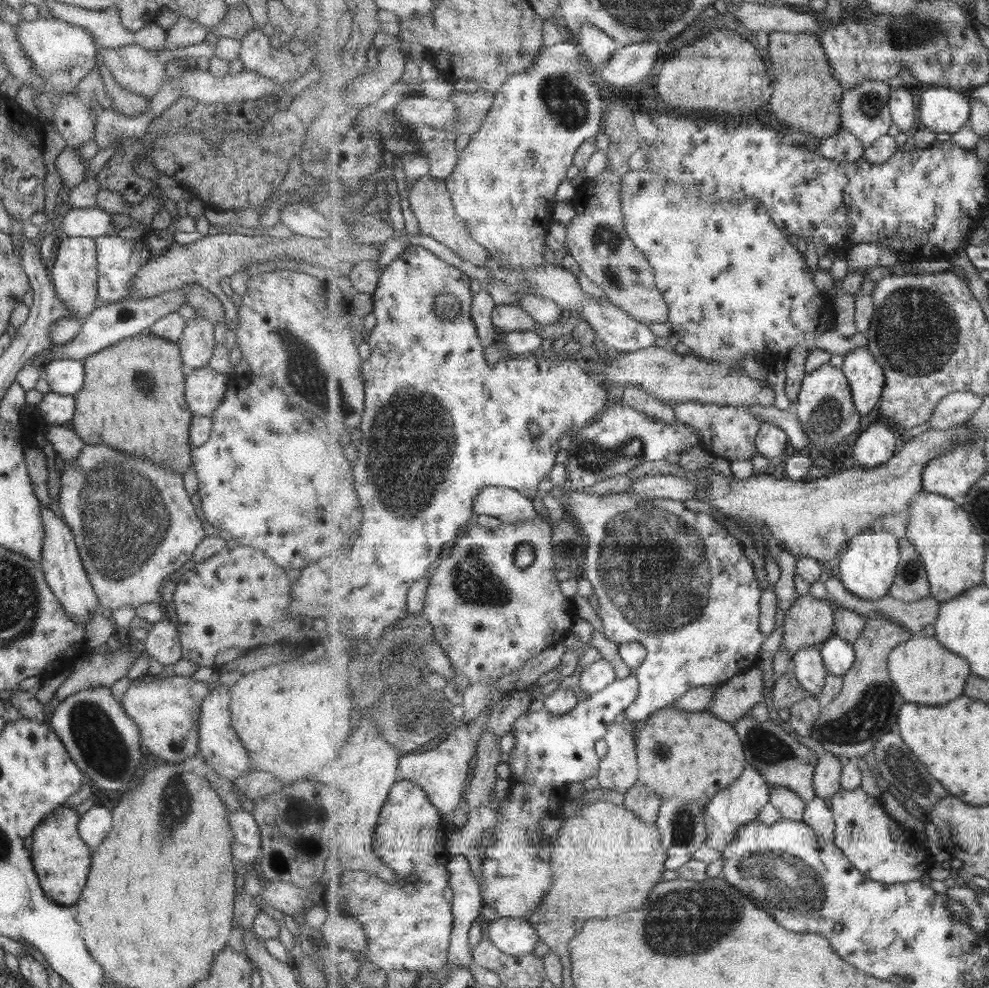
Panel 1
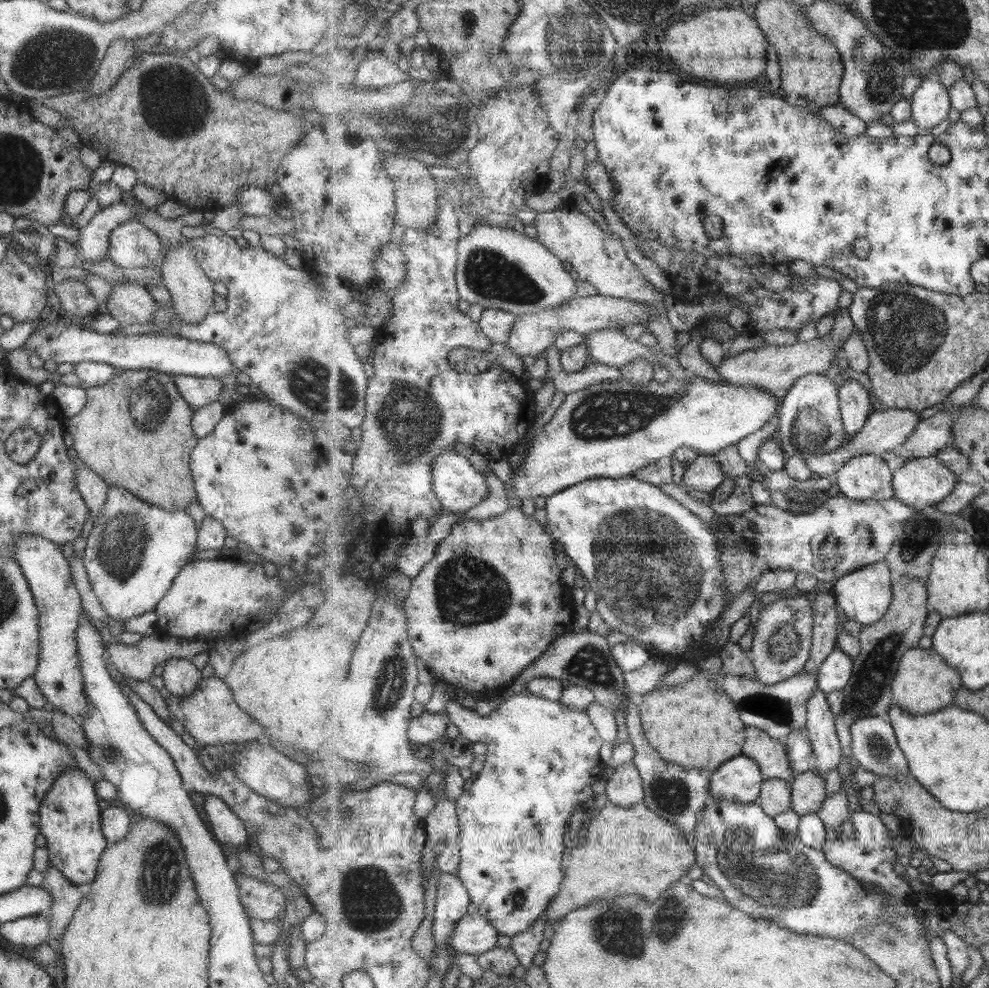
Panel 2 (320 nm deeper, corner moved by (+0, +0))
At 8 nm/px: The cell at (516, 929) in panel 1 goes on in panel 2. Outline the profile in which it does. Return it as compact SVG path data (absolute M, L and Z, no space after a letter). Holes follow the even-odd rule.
M467 913L451 935L451 947L455 949L455 954L468 953L479 956L496 948L499 935L500 932L491 921L481 913Z

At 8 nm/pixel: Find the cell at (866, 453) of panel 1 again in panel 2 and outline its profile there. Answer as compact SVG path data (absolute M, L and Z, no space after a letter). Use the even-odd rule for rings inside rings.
M877 454L851 458L835 478L840 492L849 499L883 501L894 498L894 472Z

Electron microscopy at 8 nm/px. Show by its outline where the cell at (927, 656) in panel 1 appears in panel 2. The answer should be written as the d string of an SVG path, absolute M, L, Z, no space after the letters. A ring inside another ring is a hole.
M932 646L926 649L909 649L899 663L893 691L896 703L911 714L929 714L953 705L958 690L964 686L962 675Z

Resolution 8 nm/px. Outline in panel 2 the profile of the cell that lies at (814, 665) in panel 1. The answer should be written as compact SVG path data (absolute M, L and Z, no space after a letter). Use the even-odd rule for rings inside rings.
M816 688L808 705L808 731L816 754L816 771L823 777L839 766L846 753L842 748L838 730L835 730L835 714L828 703L828 694Z

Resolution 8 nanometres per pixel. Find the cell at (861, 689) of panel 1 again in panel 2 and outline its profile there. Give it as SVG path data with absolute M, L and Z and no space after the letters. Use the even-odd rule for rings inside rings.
M900 575L893 578L893 589L894 601L884 618L873 624L864 625L859 634L862 651L854 659L854 674L844 689L844 712L842 712L842 714L851 714L852 722L860 718L869 717L882 717L886 721L889 720L888 712L891 705L896 703L893 684L894 678L898 674L899 663L902 661L903 655L907 650L918 648L919 640L925 636L924 630L926 628L927 617L931 613L928 603L928 590L925 583L915 577Z

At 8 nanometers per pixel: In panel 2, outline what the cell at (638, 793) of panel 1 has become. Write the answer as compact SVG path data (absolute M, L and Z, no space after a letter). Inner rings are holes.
M633 761L617 767L614 776L606 783L605 793L611 803L619 806L630 807L644 802L643 779Z

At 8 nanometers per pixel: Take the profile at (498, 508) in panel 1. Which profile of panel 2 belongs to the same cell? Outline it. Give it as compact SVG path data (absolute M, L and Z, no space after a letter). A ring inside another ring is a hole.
M449 451L437 458L434 476L435 493L451 512L466 513L491 496L486 476L456 452Z

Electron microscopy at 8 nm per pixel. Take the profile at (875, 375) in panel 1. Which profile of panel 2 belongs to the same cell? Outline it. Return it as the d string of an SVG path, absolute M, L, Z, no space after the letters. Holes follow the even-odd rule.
M847 379L839 387L842 402L842 419L848 435L856 435L865 425L870 414L875 410L871 395L865 386L854 379Z

